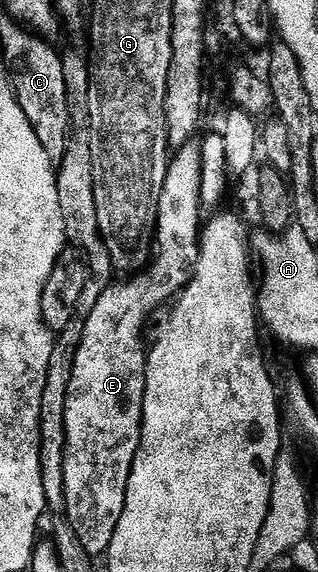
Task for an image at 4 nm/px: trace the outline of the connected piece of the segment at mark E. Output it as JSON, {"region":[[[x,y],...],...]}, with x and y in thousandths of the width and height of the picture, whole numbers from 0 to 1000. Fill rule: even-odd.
{"region":[[[594,248],[557,260],[522,288],[497,355],[497,390],[484,402],[481,448],[465,467],[387,488],[396,490],[387,497],[324,502],[308,512],[302,535],[264,552],[201,724],[201,890],[204,907],[252,941],[274,969],[330,967],[343,960],[390,892],[396,844],[447,764],[465,621],[462,610],[447,610],[447,572],[472,544],[522,523],[531,526],[591,488],[629,413],[623,364],[632,332],[635,260],[619,250]],[[381,580],[384,594],[371,589]]]}

